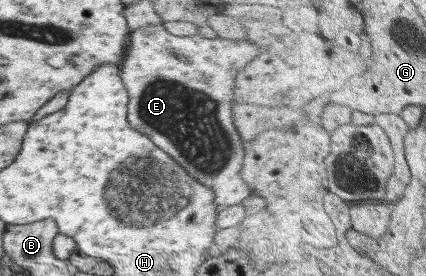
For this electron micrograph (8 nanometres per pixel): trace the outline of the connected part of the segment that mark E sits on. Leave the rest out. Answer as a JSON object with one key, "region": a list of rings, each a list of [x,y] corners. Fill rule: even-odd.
{"region":[[[163,25],[138,29],[130,35],[126,55],[121,61],[120,77],[129,98],[128,123],[176,160],[188,174],[214,192],[214,202],[221,208],[240,204],[252,195],[241,175],[245,142],[242,141],[232,115],[236,75],[258,55],[258,47],[250,41],[206,39],[200,34],[175,37]]]}

